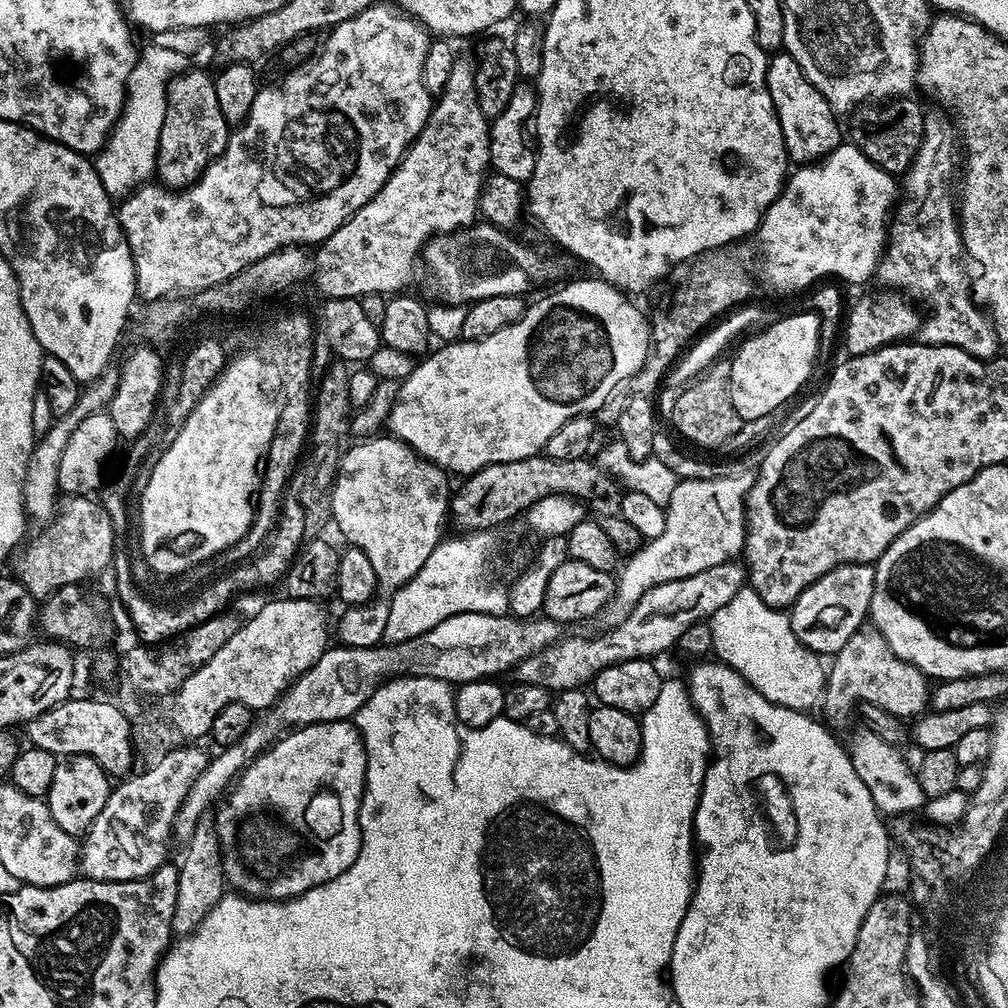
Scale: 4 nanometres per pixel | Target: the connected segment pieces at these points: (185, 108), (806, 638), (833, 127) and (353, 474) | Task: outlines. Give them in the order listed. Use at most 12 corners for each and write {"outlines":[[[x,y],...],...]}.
{"outlines":[[[213,73],[168,86],[155,179],[189,188],[230,125]],[[840,564],[791,605],[794,634],[834,654],[865,627],[872,564]],[[789,52],[766,86],[793,165],[842,142],[838,114]],[[391,434],[353,443],[332,524],[391,593],[450,520],[449,473]]]}

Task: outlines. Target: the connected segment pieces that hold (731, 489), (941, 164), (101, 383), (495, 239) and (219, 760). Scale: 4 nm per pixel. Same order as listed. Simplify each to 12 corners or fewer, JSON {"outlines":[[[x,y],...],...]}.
{"outlines":[[[748,474],[677,479],[666,530],[623,561],[618,621],[654,586],[743,553]],[[931,111],[875,279],[932,296],[923,343],[1000,348],[960,284],[948,185],[958,136]],[[109,370],[81,391],[70,414],[33,443],[24,515],[45,526],[58,513],[58,462],[82,418],[116,393]],[[477,222],[422,249],[441,305],[519,296],[560,282],[573,257],[543,260]],[[463,612],[401,644],[325,648],[198,774],[180,842],[268,736],[352,720],[393,677],[459,686],[555,644],[547,618]]]}

